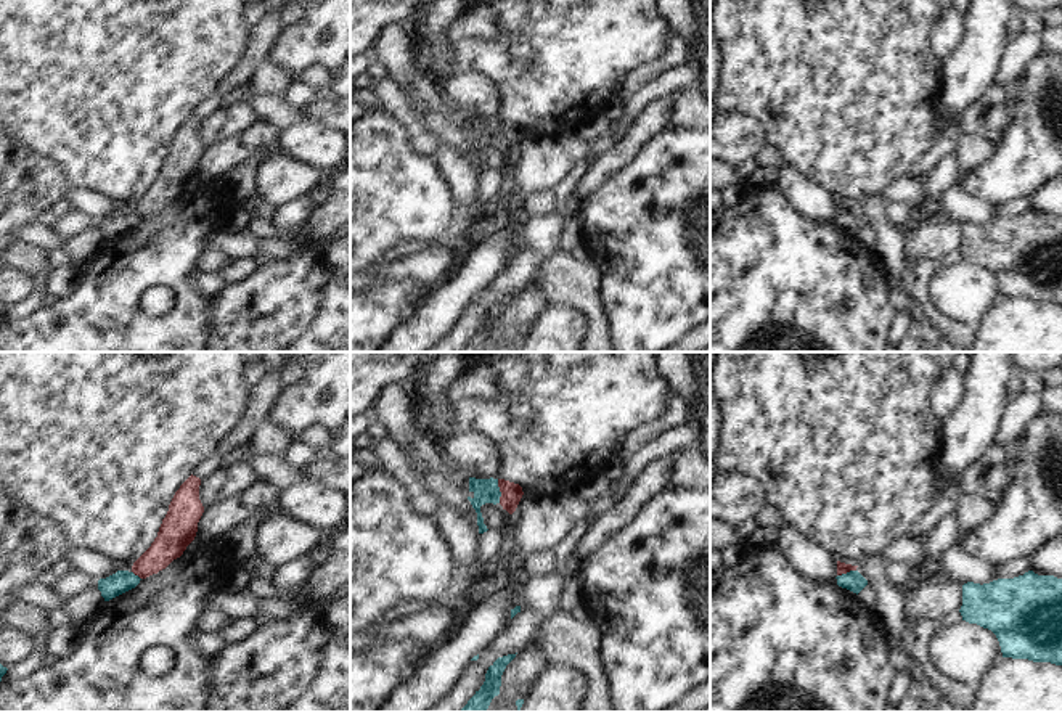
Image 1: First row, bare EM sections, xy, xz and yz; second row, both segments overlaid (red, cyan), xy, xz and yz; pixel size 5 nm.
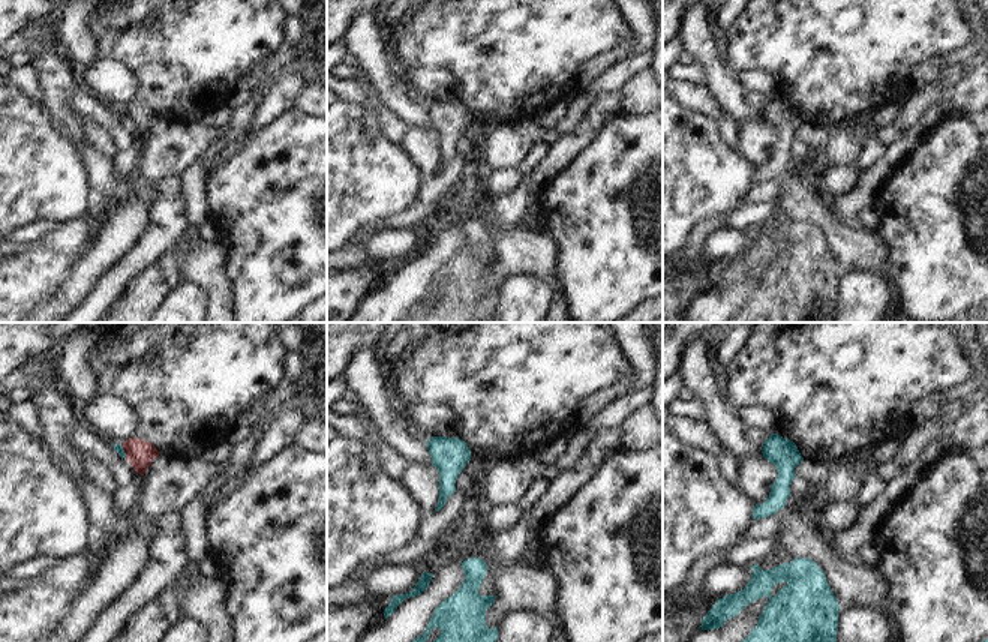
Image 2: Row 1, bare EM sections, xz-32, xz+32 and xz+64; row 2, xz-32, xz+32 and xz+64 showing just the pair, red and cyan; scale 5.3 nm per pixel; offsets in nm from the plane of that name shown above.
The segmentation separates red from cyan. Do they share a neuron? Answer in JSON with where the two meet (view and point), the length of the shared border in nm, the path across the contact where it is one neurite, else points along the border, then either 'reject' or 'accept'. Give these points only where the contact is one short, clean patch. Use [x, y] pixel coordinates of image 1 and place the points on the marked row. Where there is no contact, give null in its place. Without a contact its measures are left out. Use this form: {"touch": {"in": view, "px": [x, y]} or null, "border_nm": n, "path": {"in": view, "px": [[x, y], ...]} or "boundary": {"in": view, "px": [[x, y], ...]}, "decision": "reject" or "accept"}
{"touch": {"in": "xz", "px": [500, 491]}, "border_nm": 120, "boundary": {"in": "xz", "px": [[497, 479], [500, 502]]}, "decision": "reject"}

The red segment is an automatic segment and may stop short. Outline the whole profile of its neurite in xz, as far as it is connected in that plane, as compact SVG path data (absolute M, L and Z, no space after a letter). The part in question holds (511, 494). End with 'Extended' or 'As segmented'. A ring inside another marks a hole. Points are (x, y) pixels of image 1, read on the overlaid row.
M498 479L498 487L501 492L500 505L503 506L503 509L513 514L524 495L522 487L504 479Z. As segmented

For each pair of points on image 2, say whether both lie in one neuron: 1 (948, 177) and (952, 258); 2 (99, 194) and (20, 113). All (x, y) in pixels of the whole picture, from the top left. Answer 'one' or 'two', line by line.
1: one
2: two

